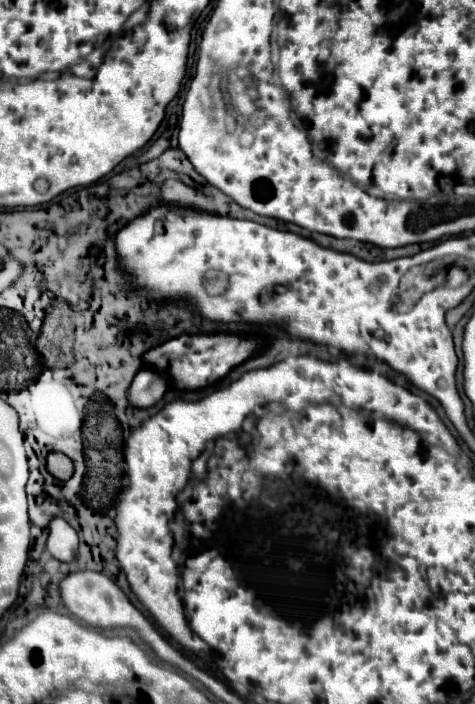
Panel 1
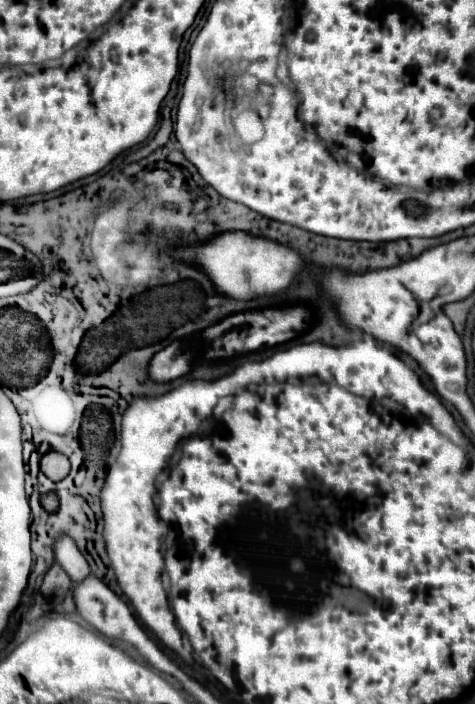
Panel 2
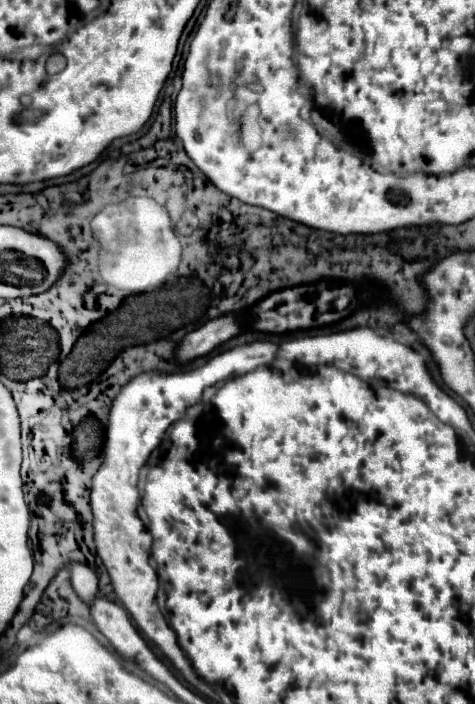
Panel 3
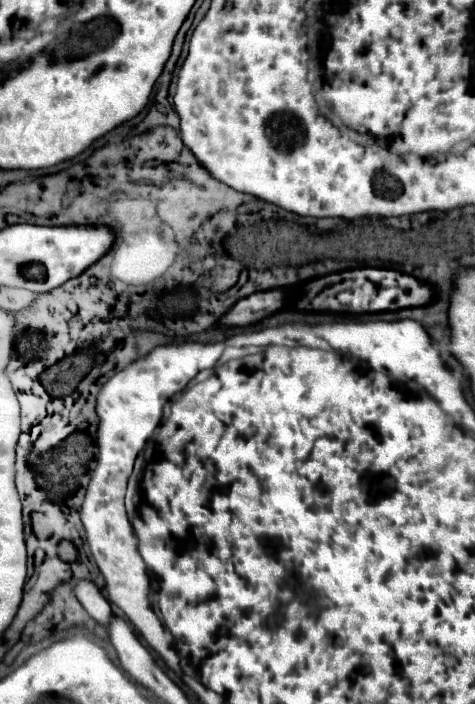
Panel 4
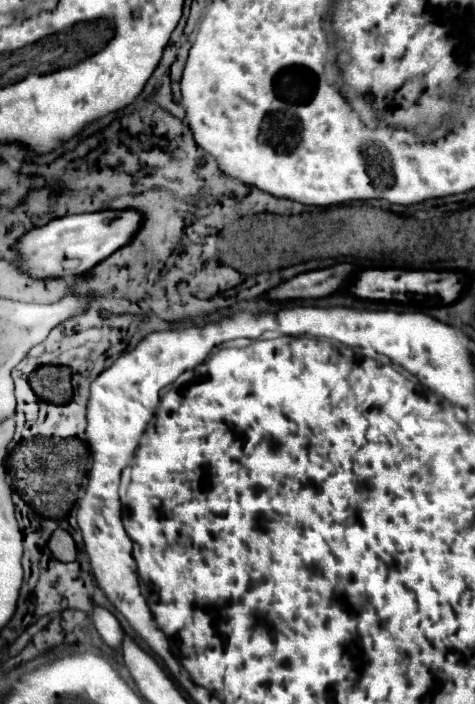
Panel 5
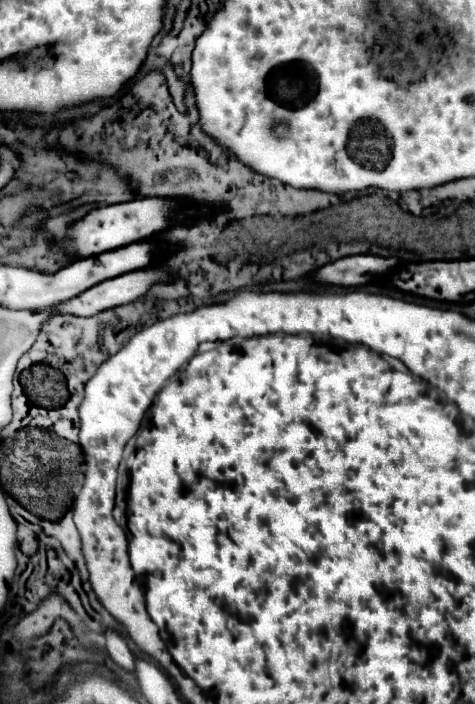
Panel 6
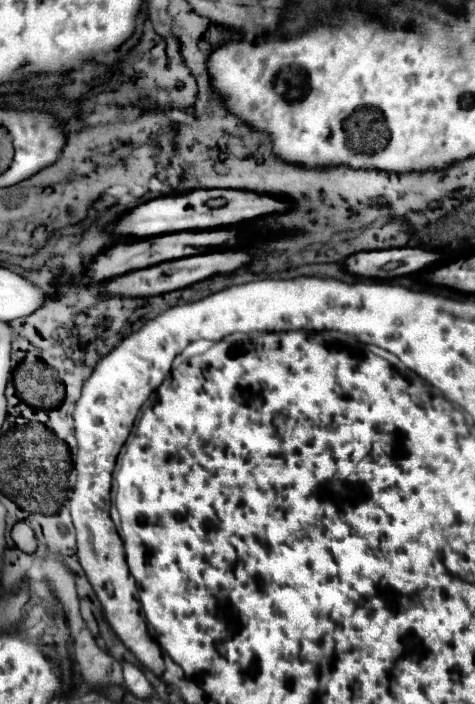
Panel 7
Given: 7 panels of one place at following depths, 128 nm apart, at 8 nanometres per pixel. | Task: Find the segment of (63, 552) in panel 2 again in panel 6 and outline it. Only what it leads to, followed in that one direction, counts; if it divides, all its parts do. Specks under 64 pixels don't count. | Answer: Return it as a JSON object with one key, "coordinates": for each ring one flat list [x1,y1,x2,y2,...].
{"coordinates":[[106,632,106,650,108,650,108,654,112,656,112,660,114,660,118,666,122,666,124,670,128,670,128,672,132,672,132,674,136,672,136,660,134,660,134,656,130,654,126,642,124,642,118,634]]}

